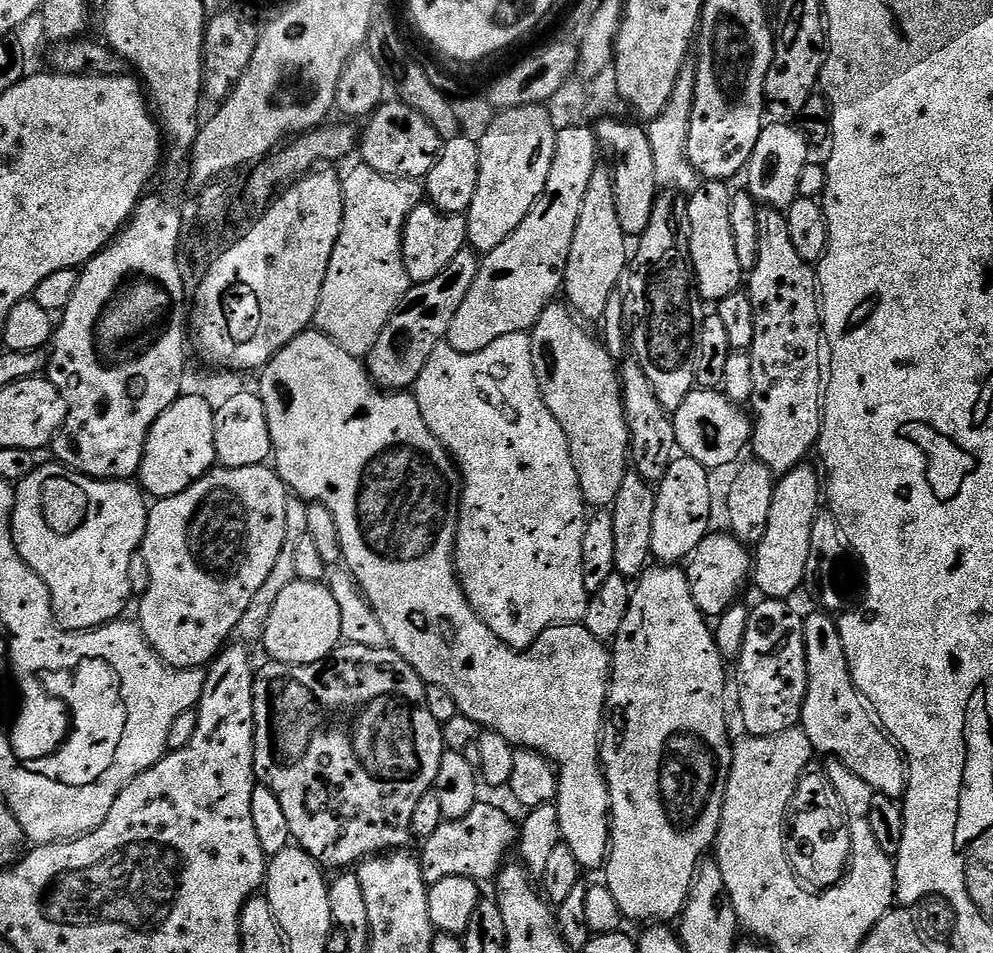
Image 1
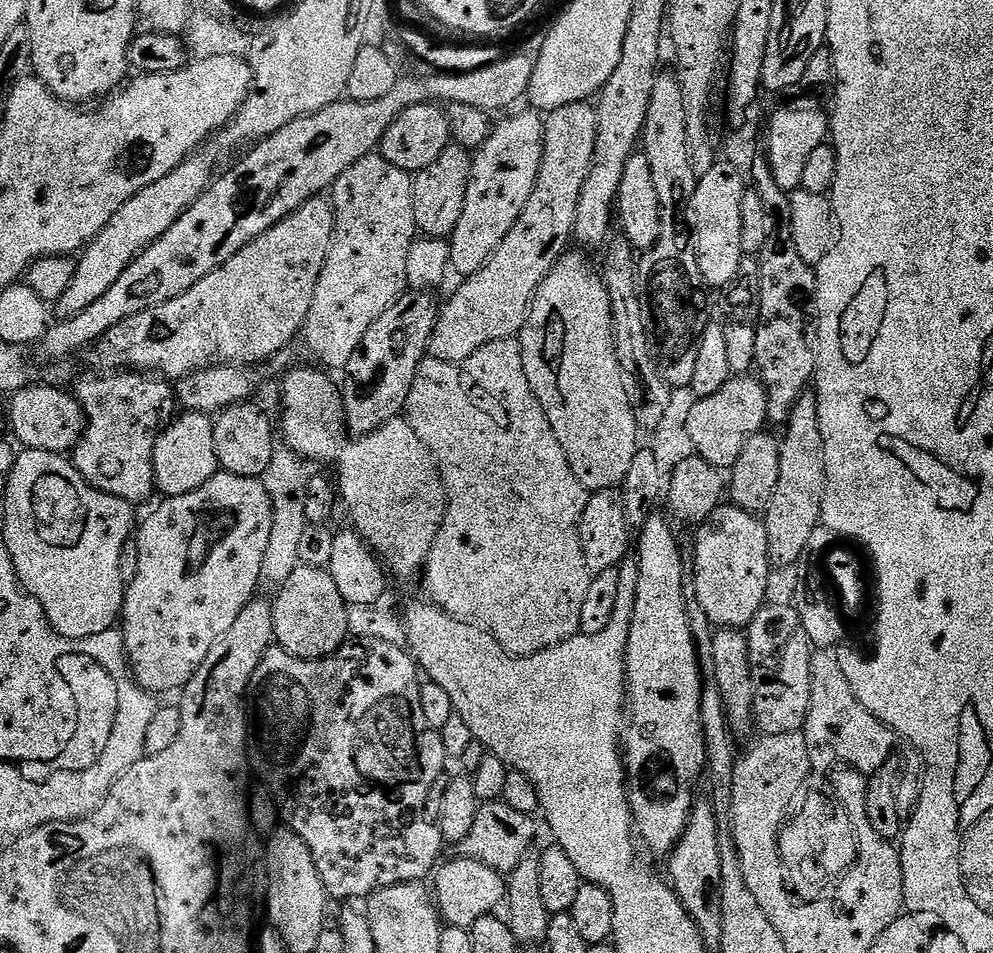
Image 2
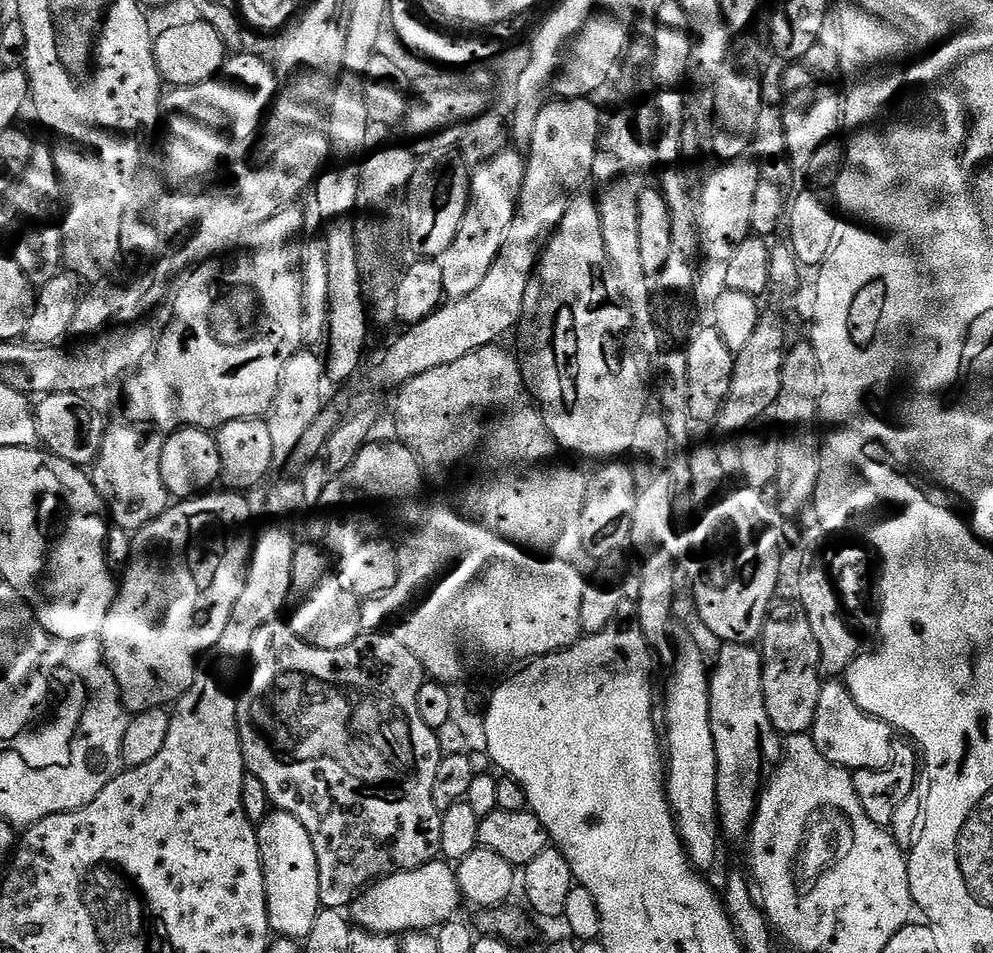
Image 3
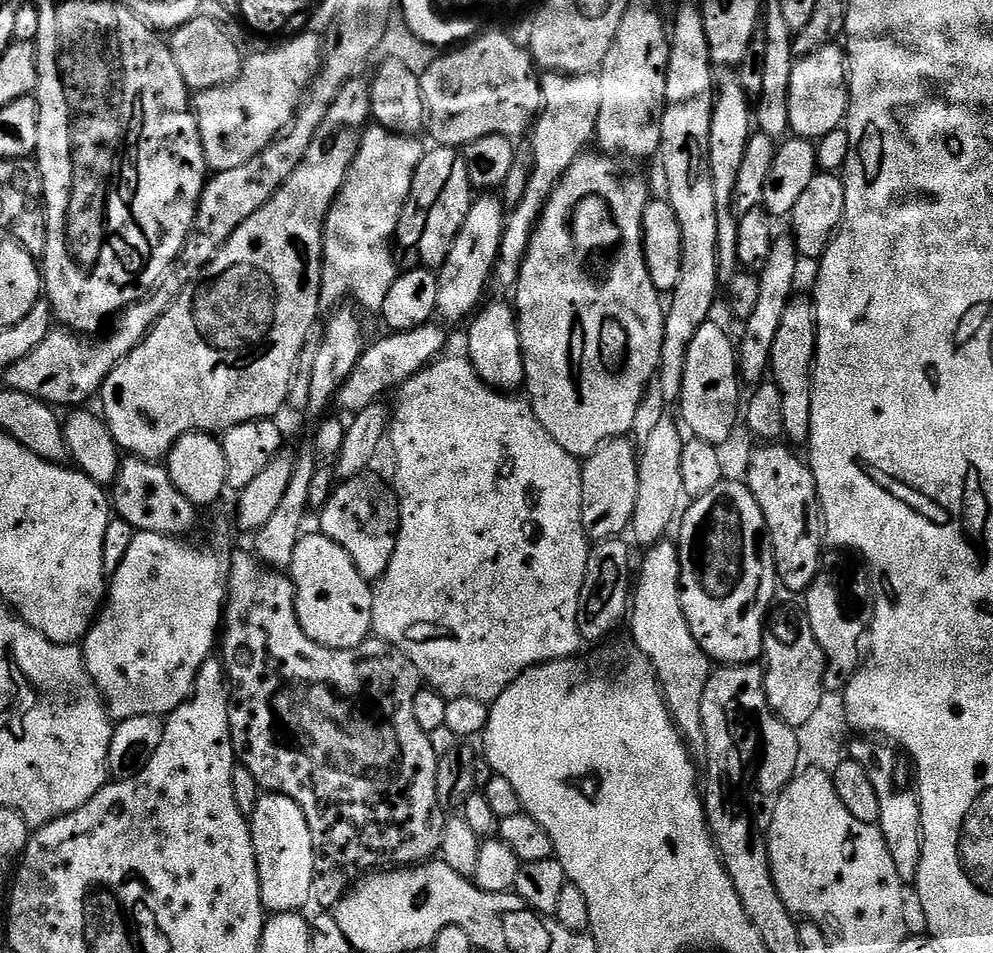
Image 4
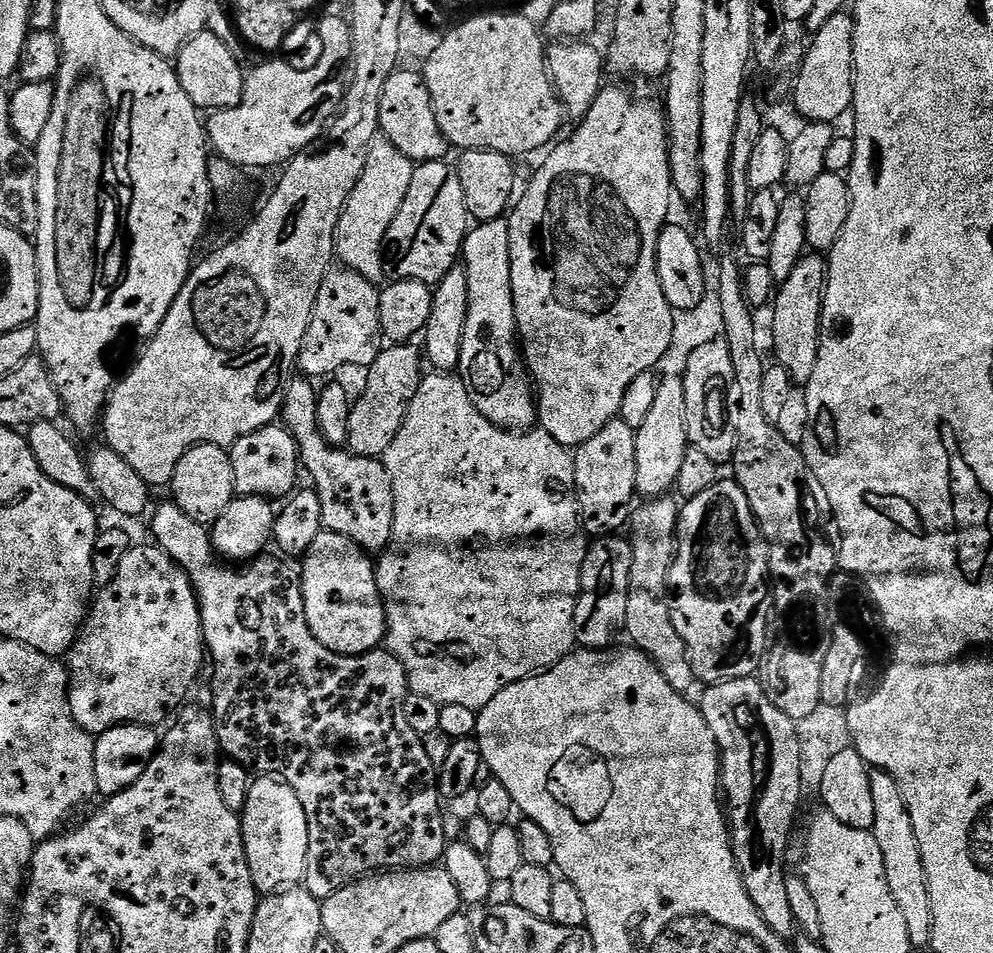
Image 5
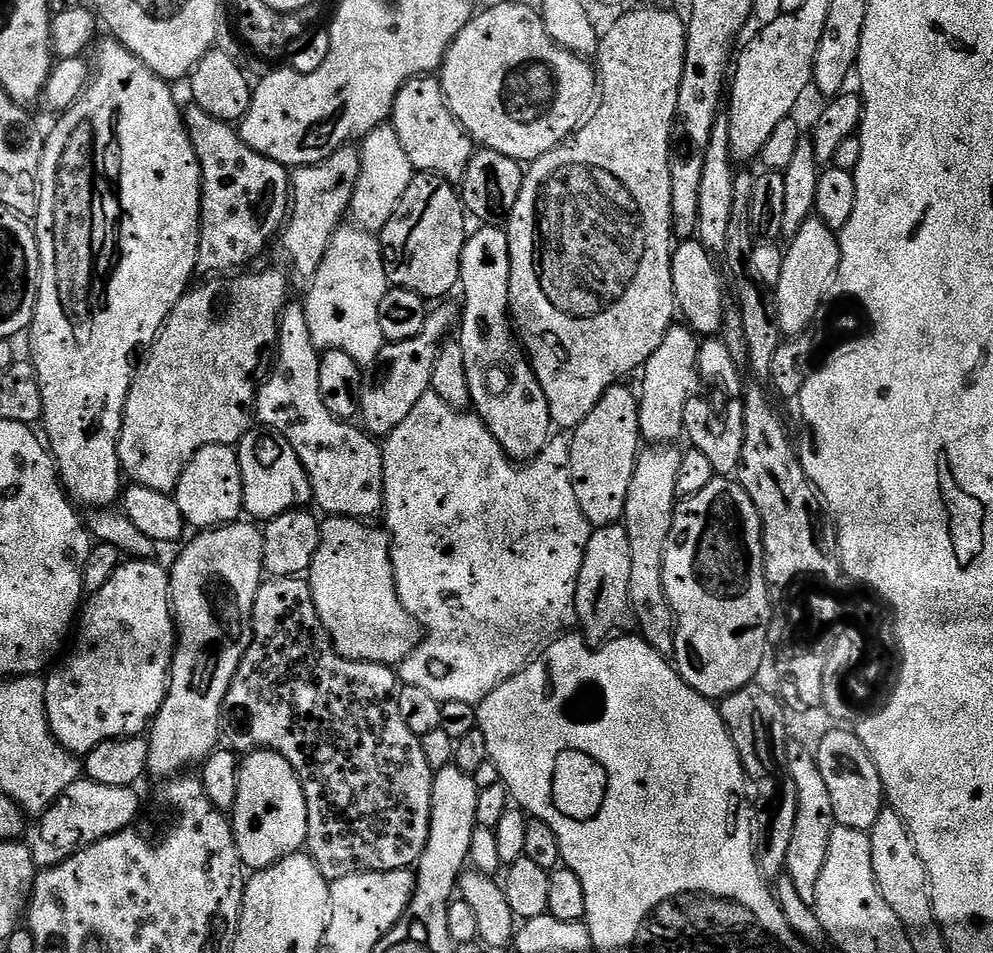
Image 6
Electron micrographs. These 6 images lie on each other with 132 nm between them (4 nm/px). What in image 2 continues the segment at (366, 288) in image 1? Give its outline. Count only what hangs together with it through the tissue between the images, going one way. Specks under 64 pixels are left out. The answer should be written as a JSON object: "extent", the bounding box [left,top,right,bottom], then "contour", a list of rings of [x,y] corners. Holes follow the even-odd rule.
{"extent":[302,152,417,372],"contour":[[[378,152],[367,155],[366,158],[359,159],[354,162],[348,170],[344,170],[337,178],[330,190],[330,202],[334,209],[335,226],[333,237],[331,239],[331,246],[327,254],[327,258],[322,268],[321,276],[318,278],[316,284],[316,292],[314,292],[313,304],[310,306],[307,320],[302,329],[302,336],[304,337],[304,344],[307,351],[310,351],[323,363],[321,364],[325,369],[337,372],[343,371],[348,366],[350,358],[353,357],[355,350],[361,345],[362,338],[366,336],[366,331],[370,330],[370,326],[374,324],[389,309],[396,300],[407,291],[408,279],[406,278],[406,258],[409,257],[409,250],[415,243],[417,237],[416,219],[414,218],[413,208],[413,177],[402,171],[390,162],[386,162],[384,156]]]}

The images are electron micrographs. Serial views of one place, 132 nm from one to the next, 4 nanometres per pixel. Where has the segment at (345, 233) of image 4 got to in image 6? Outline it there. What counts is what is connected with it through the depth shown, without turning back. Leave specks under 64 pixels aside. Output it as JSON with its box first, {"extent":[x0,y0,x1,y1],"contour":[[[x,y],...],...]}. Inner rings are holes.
{"extent":[350,123,414,234],"contour":[[[391,123],[378,125],[365,136],[360,149],[360,177],[352,195],[350,216],[355,223],[366,232],[378,234],[390,222],[402,194],[410,186],[414,169],[410,158],[406,158],[406,150],[402,150],[402,142],[396,136],[396,129]]]}

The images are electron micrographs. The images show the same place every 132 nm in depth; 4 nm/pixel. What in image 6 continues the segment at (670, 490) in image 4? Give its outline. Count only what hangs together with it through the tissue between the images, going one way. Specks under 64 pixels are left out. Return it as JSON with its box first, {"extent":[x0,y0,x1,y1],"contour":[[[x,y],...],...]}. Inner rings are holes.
{"extent":[638,326,701,446],"contour":[[[673,326],[662,338],[658,345],[658,350],[650,354],[648,361],[644,363],[642,375],[644,381],[638,387],[638,399],[640,402],[640,435],[649,445],[668,446],[682,436],[684,432],[684,411],[689,400],[692,399],[700,382],[700,367],[698,358],[700,357],[701,341],[695,332],[687,326]]]}

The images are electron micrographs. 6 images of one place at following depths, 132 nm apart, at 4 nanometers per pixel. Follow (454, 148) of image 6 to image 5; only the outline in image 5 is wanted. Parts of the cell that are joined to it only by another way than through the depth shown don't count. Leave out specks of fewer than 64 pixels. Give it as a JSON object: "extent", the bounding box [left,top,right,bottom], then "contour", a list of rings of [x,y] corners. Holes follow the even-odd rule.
{"extent":[380,70,450,162],"contour":[[[397,70],[382,86],[382,106],[380,107],[380,131],[406,158],[414,162],[442,160],[450,152],[447,138],[438,126],[430,90],[419,71],[403,72]]]}

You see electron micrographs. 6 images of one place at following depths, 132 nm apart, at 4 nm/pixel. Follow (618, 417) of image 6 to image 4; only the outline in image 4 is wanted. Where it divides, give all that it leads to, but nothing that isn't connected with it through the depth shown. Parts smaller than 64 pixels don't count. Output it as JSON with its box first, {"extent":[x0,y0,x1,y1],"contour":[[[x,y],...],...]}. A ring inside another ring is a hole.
{"extent":[580,438,639,541],"contour":[[[628,438],[608,441],[583,461],[580,521],[584,523],[584,534],[589,541],[614,540],[631,529],[634,506],[638,502],[639,465],[637,445]]]}

